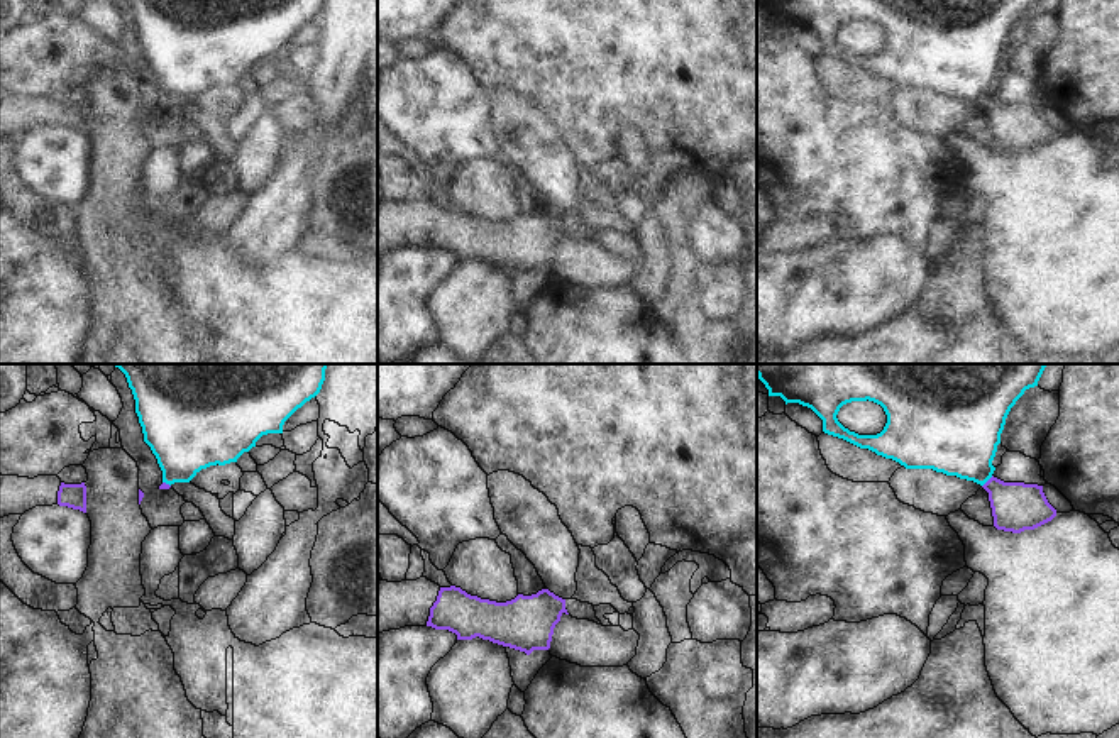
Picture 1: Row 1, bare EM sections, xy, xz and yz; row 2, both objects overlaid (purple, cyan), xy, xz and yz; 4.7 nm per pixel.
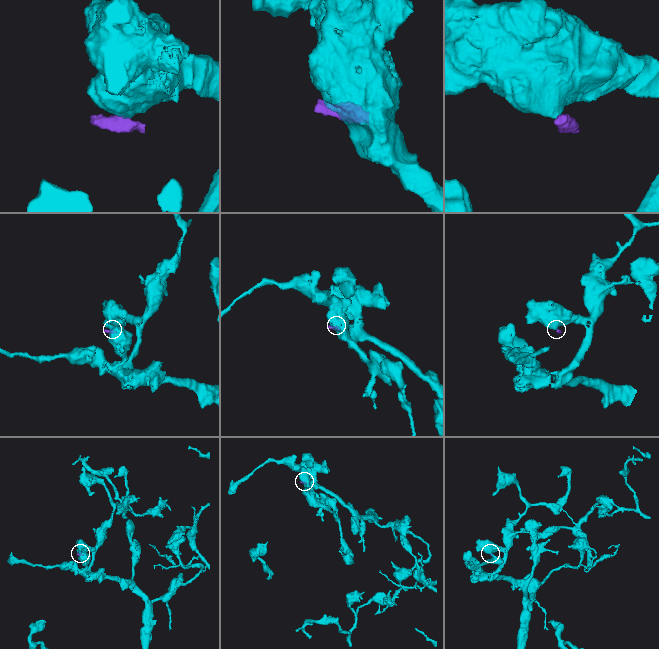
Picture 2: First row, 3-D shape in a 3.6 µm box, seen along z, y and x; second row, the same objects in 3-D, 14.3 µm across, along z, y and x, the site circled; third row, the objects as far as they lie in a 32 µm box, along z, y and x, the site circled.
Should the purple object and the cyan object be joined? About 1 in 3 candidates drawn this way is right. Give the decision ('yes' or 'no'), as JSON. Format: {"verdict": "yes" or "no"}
{"verdict": "no"}

